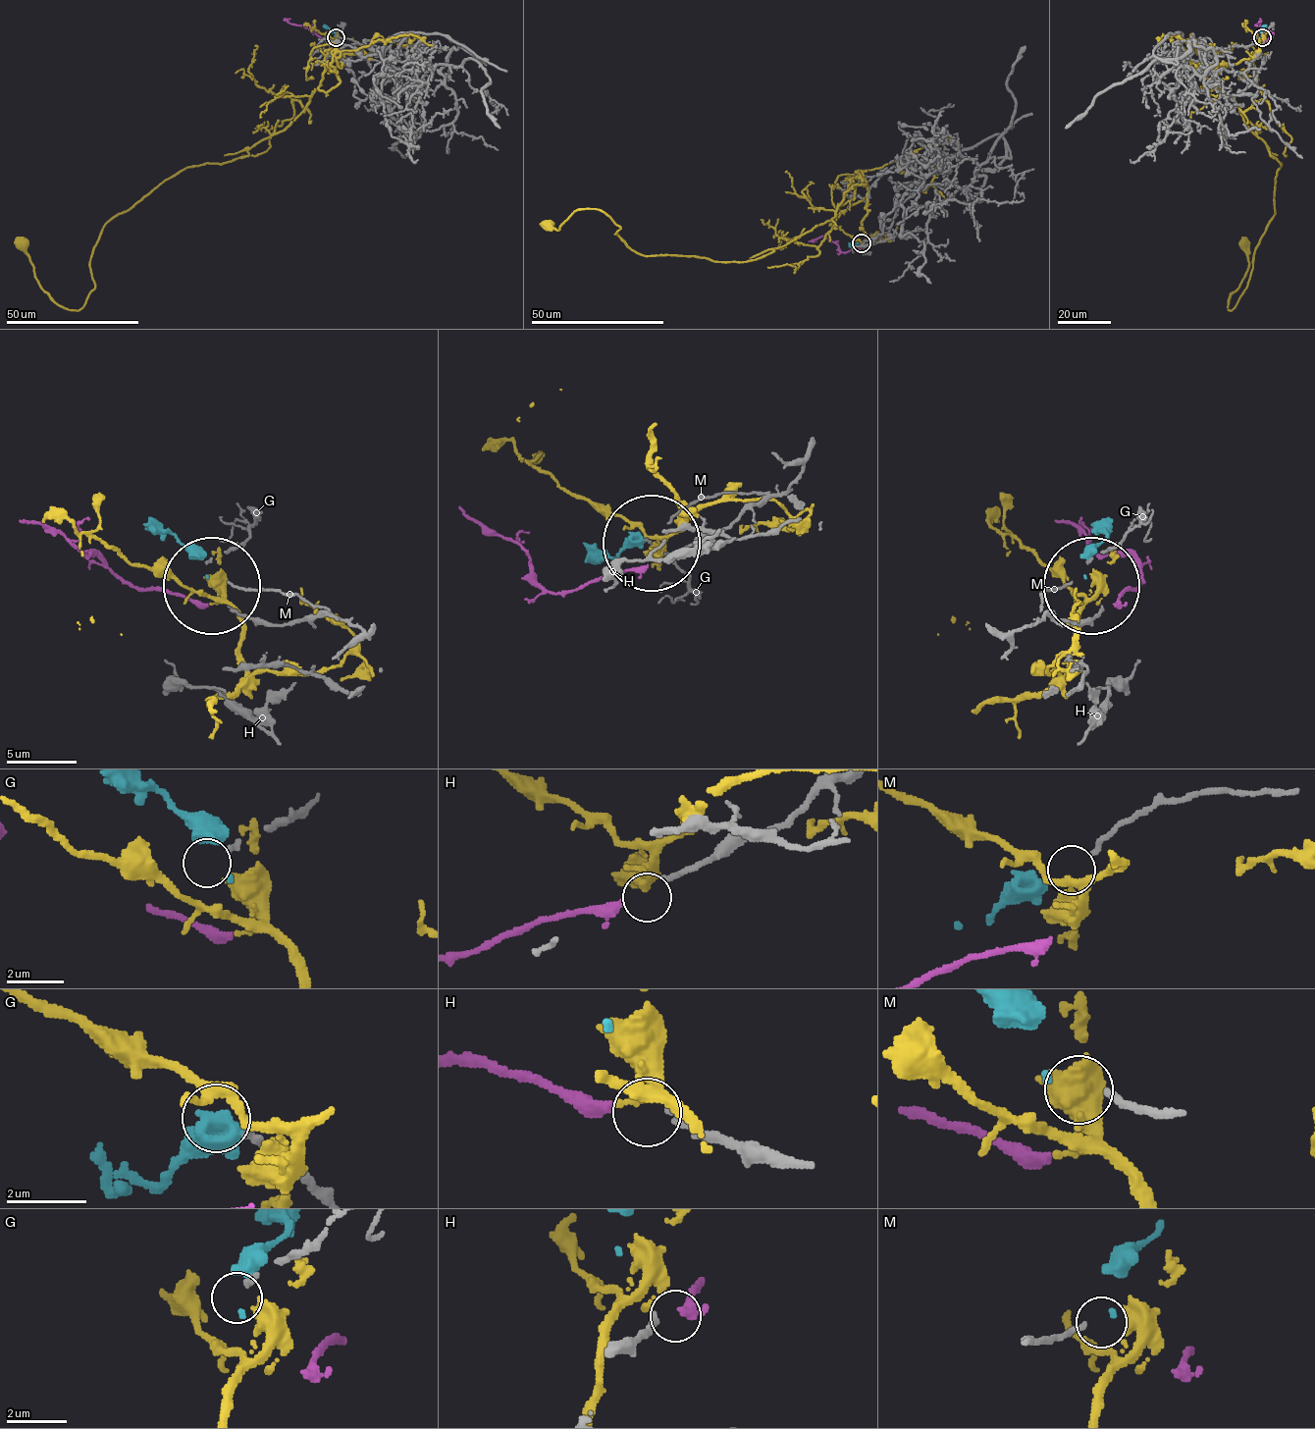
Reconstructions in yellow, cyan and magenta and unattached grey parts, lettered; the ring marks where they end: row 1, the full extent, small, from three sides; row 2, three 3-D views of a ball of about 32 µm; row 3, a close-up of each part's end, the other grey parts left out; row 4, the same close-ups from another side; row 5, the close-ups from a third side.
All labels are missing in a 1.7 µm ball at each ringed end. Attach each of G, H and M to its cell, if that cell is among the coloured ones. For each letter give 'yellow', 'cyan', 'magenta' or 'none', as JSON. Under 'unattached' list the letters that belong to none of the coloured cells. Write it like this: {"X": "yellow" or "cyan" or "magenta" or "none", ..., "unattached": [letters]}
{"G": "none", "H": "magenta", "M": "cyan", "unattached": ["G"]}

